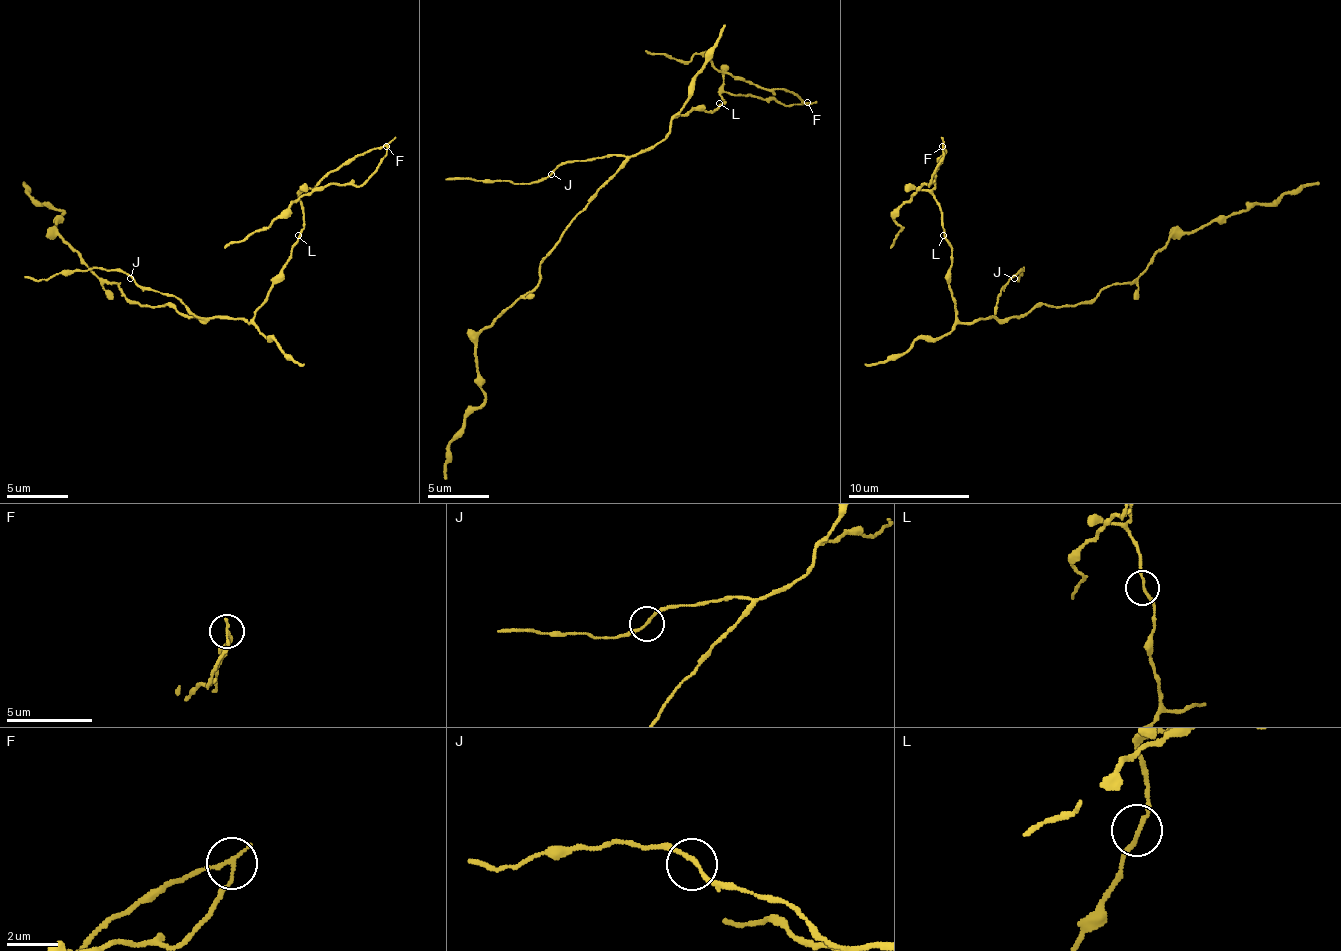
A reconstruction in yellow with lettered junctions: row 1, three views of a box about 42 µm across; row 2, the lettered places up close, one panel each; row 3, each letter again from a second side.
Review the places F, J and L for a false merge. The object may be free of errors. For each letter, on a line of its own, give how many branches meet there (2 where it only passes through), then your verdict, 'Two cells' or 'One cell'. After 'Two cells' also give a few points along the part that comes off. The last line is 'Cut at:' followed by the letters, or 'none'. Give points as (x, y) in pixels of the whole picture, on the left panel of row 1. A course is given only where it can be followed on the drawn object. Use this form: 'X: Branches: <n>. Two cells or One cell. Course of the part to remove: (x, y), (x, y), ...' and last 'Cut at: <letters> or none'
F: Branches: 2. Two cells. Course of the part to remove: (387, 147), (381, 165), (363, 183), (335, 183), (298, 196), (262, 229), (225, 248)
J: Branches: 2. One cell
L: Branches: 2. One cell
Cut at: F

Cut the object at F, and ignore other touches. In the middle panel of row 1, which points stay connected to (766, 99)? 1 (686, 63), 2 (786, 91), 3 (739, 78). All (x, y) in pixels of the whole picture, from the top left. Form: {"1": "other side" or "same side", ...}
{"1": "other side", "2": "other side", "3": "other side"}

